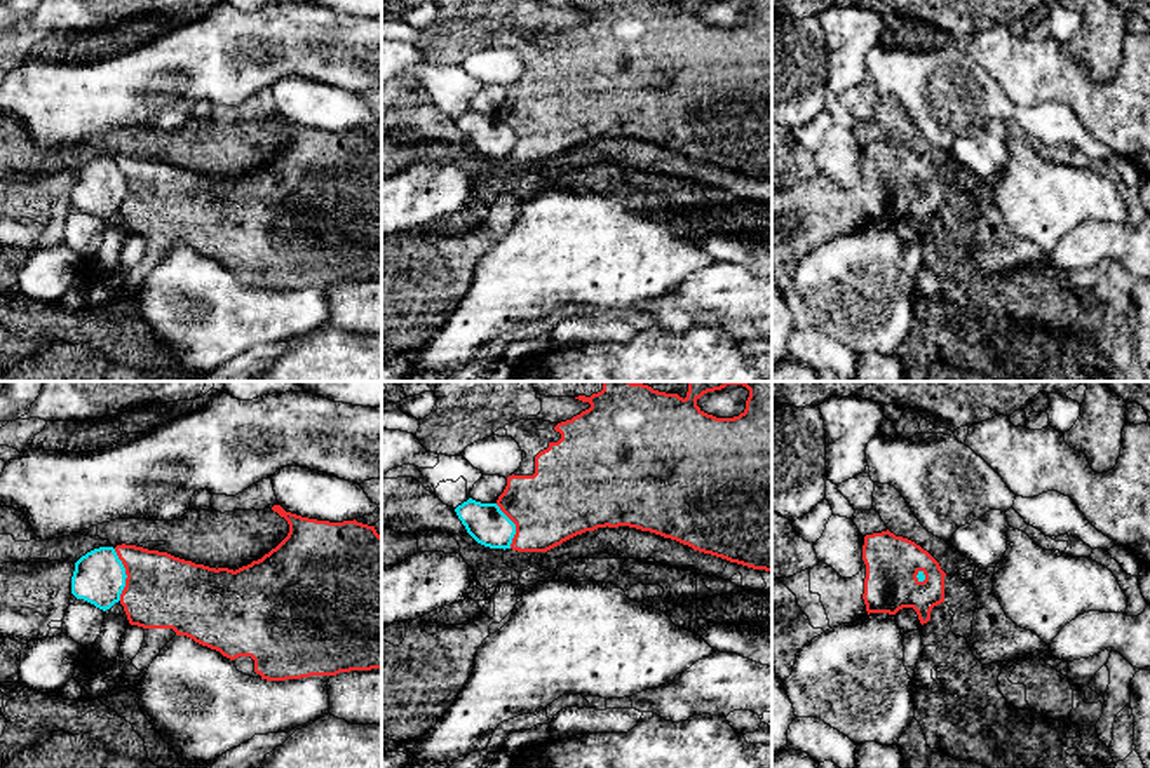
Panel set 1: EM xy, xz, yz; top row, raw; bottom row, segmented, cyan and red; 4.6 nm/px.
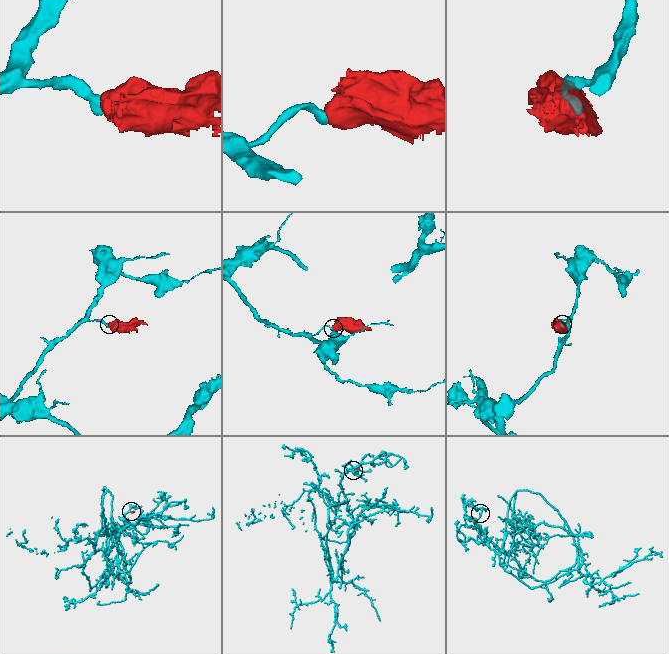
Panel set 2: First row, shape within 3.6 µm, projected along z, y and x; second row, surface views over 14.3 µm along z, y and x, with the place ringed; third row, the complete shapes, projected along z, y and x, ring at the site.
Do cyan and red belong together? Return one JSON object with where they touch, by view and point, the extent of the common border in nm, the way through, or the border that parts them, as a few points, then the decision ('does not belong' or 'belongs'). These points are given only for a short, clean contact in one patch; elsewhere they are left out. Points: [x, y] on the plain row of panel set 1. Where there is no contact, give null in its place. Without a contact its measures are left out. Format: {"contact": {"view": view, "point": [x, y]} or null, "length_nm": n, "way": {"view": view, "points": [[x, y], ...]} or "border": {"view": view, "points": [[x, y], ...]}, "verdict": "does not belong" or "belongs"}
{"contact": {"view": "xy", "point": [126, 185]}, "length_nm": 240, "border": {"view": "xy", "points": [[114, 159], [126, 185], [121, 209]]}, "verdict": "does not belong"}

